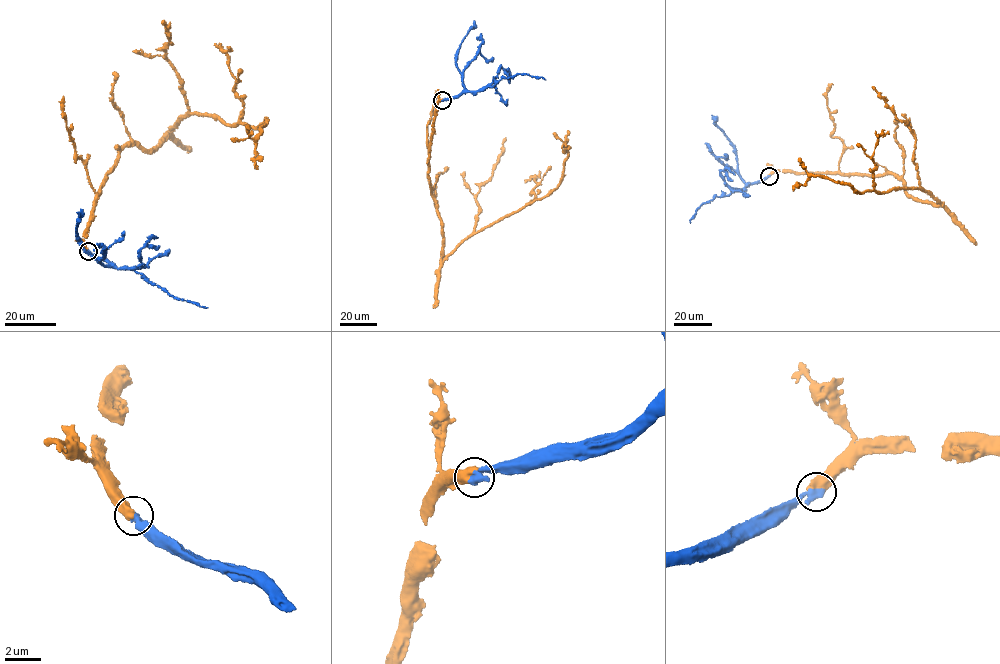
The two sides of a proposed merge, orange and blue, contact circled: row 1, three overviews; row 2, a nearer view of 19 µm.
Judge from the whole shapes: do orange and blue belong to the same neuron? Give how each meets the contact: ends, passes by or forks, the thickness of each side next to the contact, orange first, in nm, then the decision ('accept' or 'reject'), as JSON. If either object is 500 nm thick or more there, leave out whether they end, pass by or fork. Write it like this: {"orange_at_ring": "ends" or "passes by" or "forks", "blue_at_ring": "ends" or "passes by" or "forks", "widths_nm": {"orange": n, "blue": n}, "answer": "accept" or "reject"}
{"widths_nm": {"orange": 650, "blue": 500}, "answer": "accept"}

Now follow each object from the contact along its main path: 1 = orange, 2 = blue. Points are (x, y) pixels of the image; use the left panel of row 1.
1: (88, 251), (97, 196), (129, 143), (150, 150), (191, 114), (254, 127), (267, 119), (251, 159), (257, 169)
2: (88, 251), (116, 267), (142, 273), (150, 283), (164, 288), (169, 294), (207, 307)

